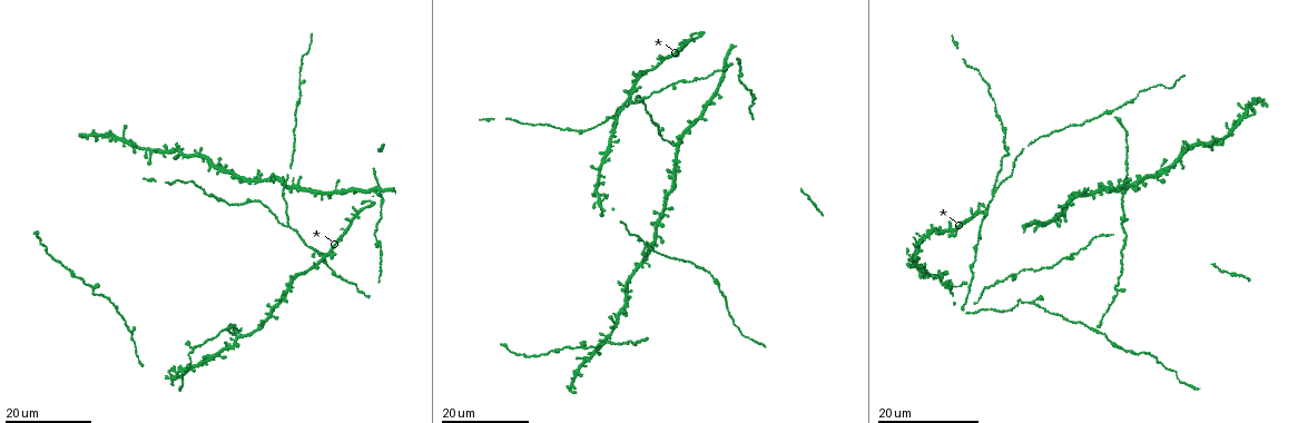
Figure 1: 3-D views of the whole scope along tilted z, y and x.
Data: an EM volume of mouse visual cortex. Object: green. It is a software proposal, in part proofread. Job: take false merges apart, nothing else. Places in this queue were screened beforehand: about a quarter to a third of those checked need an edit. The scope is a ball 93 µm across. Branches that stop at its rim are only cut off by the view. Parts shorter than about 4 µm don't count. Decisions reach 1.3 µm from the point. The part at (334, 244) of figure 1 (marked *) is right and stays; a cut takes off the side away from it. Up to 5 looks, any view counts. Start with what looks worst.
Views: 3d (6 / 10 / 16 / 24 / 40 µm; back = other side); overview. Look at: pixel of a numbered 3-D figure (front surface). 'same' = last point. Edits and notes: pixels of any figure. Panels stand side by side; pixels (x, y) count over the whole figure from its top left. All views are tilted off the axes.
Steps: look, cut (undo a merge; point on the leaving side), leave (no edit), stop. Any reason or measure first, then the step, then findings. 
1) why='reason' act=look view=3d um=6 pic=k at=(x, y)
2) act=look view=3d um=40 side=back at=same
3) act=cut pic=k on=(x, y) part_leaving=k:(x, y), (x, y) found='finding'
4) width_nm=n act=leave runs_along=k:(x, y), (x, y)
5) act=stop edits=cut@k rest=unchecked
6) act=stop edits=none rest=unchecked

why='three arms meet' act=look view=3d um=24 pic=1 at=(1067, 257)

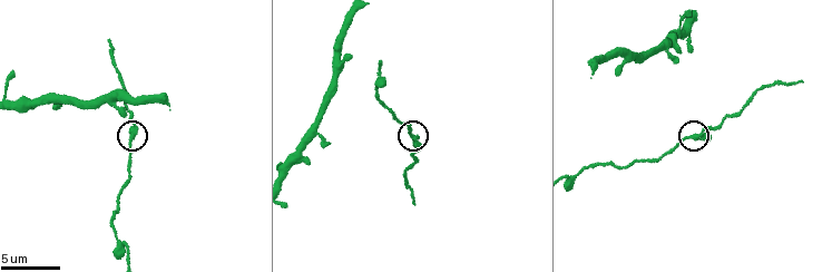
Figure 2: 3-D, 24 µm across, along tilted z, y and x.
why='zoom in' act=look view=3d um=10 pic=2 at=(412, 134)

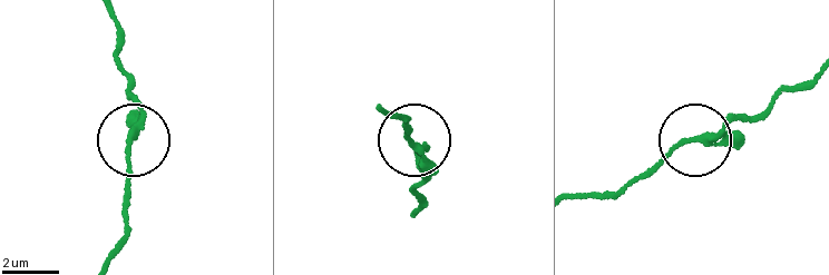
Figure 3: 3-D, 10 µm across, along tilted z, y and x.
arms=3 act=leave found='all the same neuron'

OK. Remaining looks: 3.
why='three-way junction' act=look view=3d um=16 pic=1 at=(645, 247)

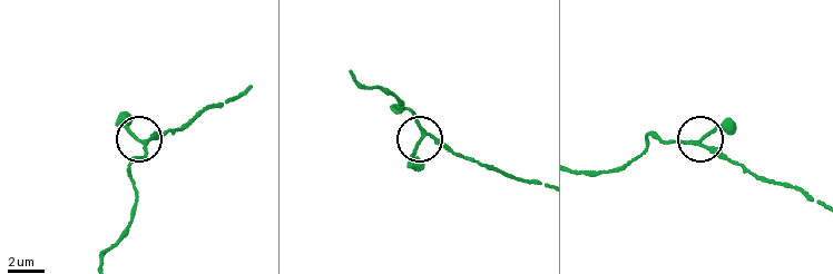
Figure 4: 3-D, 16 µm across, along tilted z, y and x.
act=look view=3d um=10 pic=4 at=(697, 143)

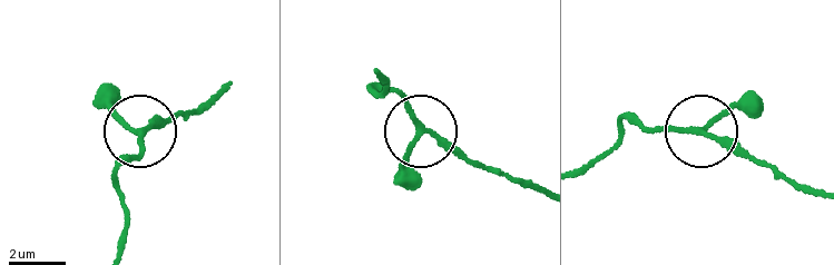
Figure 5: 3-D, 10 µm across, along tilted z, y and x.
act=leave found='continuous, no second neuron'

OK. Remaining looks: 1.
act=stop edits=none rest=unchecked

